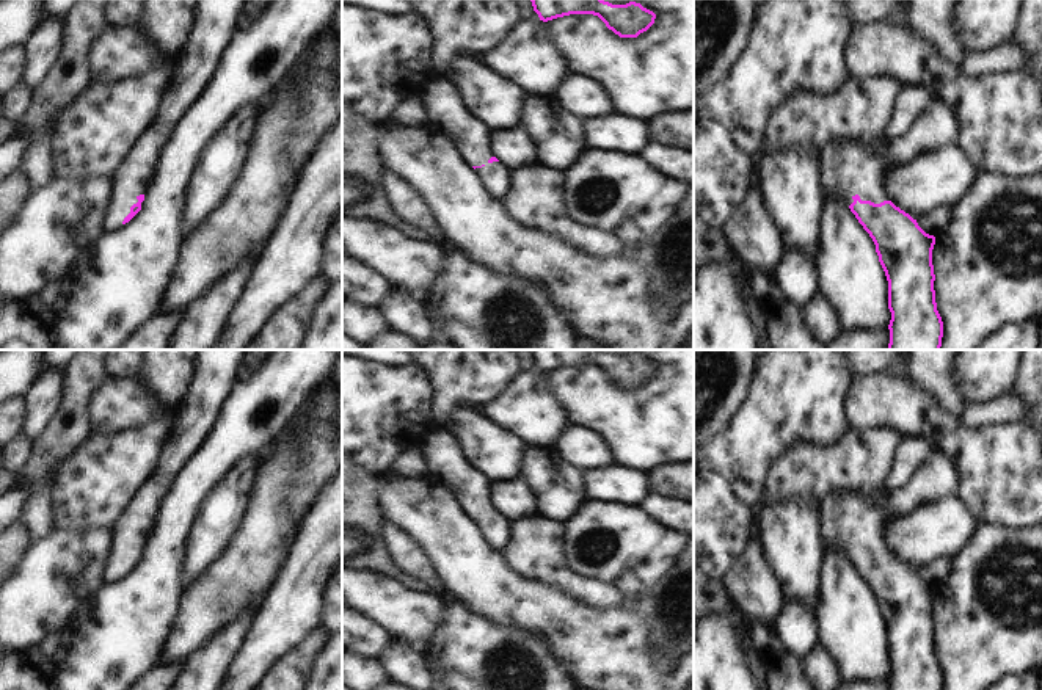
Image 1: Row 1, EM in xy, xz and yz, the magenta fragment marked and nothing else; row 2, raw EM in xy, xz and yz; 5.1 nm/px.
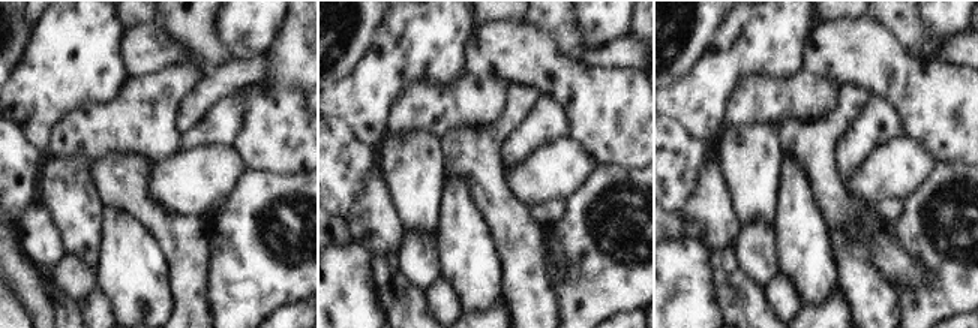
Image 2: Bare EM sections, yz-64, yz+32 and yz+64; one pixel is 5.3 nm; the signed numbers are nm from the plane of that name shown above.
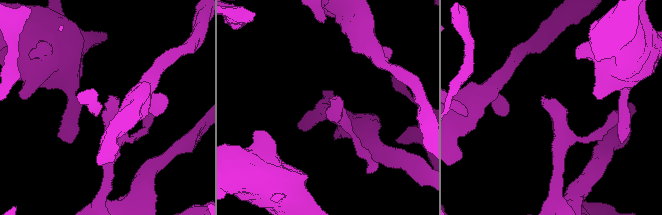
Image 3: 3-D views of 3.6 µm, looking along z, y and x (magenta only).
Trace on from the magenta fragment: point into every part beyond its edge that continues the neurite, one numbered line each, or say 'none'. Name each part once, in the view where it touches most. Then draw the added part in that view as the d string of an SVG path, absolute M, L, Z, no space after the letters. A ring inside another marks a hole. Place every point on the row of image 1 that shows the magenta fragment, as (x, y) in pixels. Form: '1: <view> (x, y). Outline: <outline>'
1: yz (848, 168). Outline: M835 140L822 151L821 191L824 202L840 198L846 204L858 194L862 201L880 204L890 201L885 188L885 158L860 141Z

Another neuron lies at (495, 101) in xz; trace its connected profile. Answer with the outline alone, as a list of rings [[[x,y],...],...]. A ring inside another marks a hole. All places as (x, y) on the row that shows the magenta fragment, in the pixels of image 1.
[[[465,55],[454,60],[441,77],[460,89],[466,110],[490,130],[510,130],[519,124],[526,91],[479,58]]]

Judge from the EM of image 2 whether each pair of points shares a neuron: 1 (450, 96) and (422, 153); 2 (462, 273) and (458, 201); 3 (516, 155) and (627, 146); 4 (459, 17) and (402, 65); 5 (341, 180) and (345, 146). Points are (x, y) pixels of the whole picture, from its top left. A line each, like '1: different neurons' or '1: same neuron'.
1: different neurons
2: same neuron
3: different neurons
4: same neuron
5: same neuron

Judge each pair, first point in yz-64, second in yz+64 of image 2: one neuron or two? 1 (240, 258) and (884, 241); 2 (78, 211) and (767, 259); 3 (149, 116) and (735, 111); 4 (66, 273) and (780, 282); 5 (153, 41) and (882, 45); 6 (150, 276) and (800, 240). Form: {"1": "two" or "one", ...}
{"1": "two", "2": "two", "3": "one", "4": "two", "5": "one", "6": "one"}

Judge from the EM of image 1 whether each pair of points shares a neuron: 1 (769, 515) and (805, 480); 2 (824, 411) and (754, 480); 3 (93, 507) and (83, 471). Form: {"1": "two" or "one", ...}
{"1": "two", "2": "one", "3": "one"}

